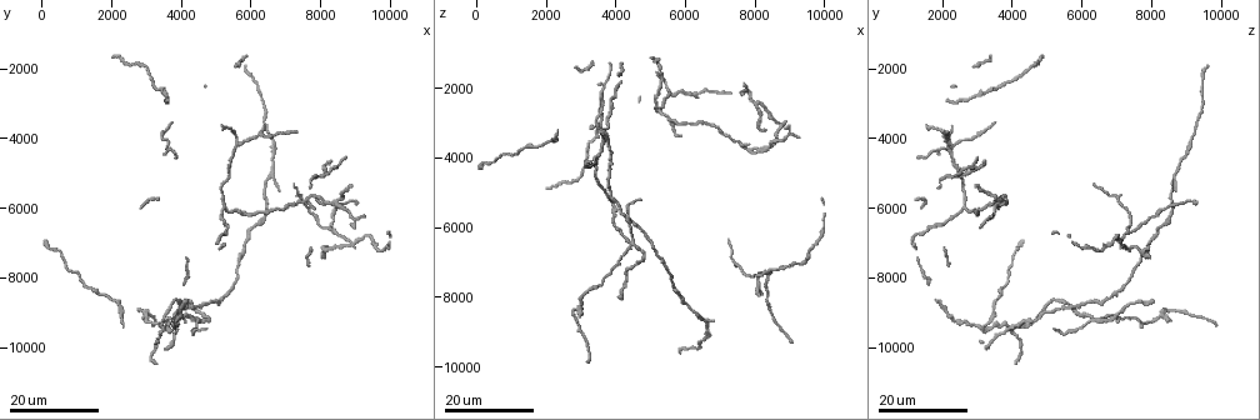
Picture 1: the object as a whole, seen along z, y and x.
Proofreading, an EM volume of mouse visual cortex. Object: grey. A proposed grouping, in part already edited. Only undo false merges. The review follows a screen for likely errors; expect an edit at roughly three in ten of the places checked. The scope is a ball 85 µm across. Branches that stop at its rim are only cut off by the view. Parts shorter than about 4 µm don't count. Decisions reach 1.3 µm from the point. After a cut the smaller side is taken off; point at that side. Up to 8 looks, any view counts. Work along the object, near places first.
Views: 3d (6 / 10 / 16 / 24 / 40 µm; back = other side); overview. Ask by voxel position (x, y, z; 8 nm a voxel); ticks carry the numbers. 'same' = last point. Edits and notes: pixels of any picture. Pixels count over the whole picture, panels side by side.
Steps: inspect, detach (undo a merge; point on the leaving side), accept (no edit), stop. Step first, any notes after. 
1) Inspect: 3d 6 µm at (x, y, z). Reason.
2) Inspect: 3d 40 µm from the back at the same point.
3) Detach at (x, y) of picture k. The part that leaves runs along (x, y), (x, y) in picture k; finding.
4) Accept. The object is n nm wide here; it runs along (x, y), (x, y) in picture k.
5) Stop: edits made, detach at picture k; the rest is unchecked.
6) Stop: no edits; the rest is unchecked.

Inspect: 3d 16 µm at (3900, 8700, 5500). Looks like a crossing.

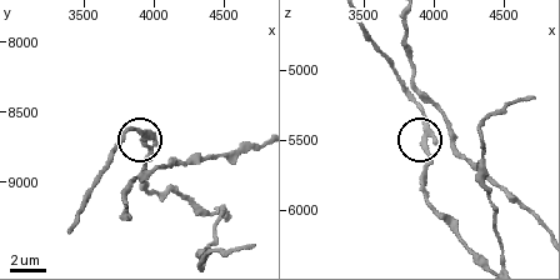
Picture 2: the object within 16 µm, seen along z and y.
Inspect: 3d 6 µm at (4000, 8740, 5500).

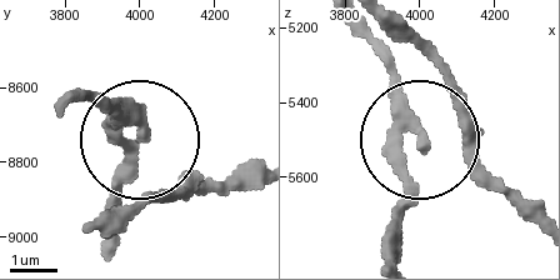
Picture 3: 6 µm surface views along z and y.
Accept. It runs along (356, 20), (420, 139), (396, 255) in picture 3; one neuron here.

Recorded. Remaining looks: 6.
Inspect: 3d 24 µm at (8900, 7000, 7200). Looks like a crossing.

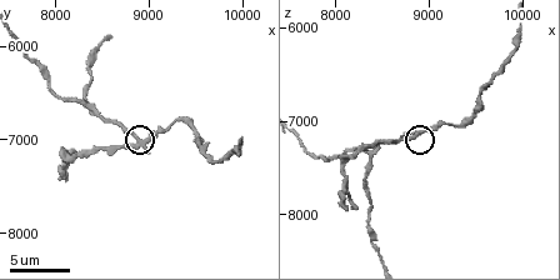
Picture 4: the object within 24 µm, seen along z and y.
Inspect: 3d 6 µm at (8850, 7050, 7150). Zoom in.

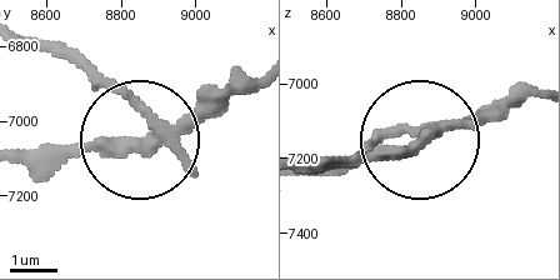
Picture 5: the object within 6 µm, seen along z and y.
Detach at (95, 73) of picture 5. 4 arms meet here; the part that leaves runs along (141, 114), (26, 46) in picture 5; a second neuron is stuck on.

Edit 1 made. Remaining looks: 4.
Inspect: overview.

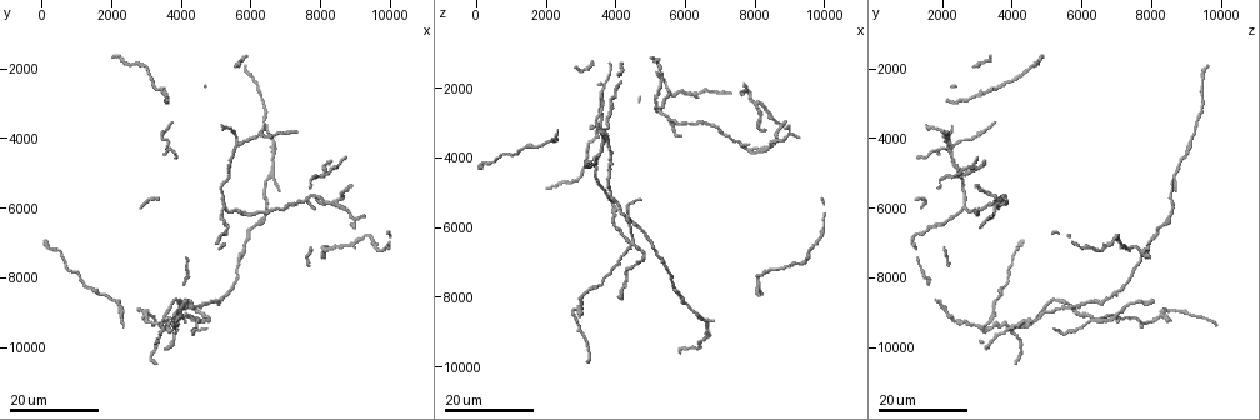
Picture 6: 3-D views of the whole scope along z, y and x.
Inspect: 3d 24 µm at (6600, 5000, 8700). Side arm on a straight run.

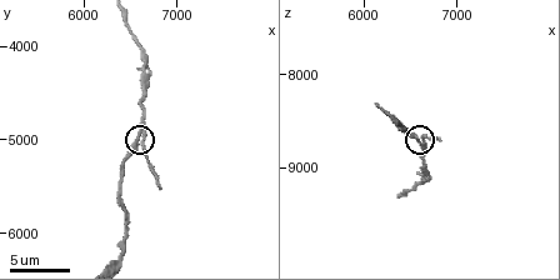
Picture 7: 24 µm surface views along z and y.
Inspect: 3d 6 µm at (6550, 5000, 8650).

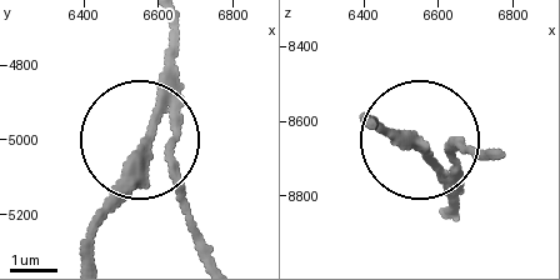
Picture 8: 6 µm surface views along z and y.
Detach at (183, 104) of picture 8. 3 arms meet here; two neurons meet here.

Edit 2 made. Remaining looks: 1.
Stop: edits made, detach at picture 5, detach at picture 8; the rest is unchecked.

